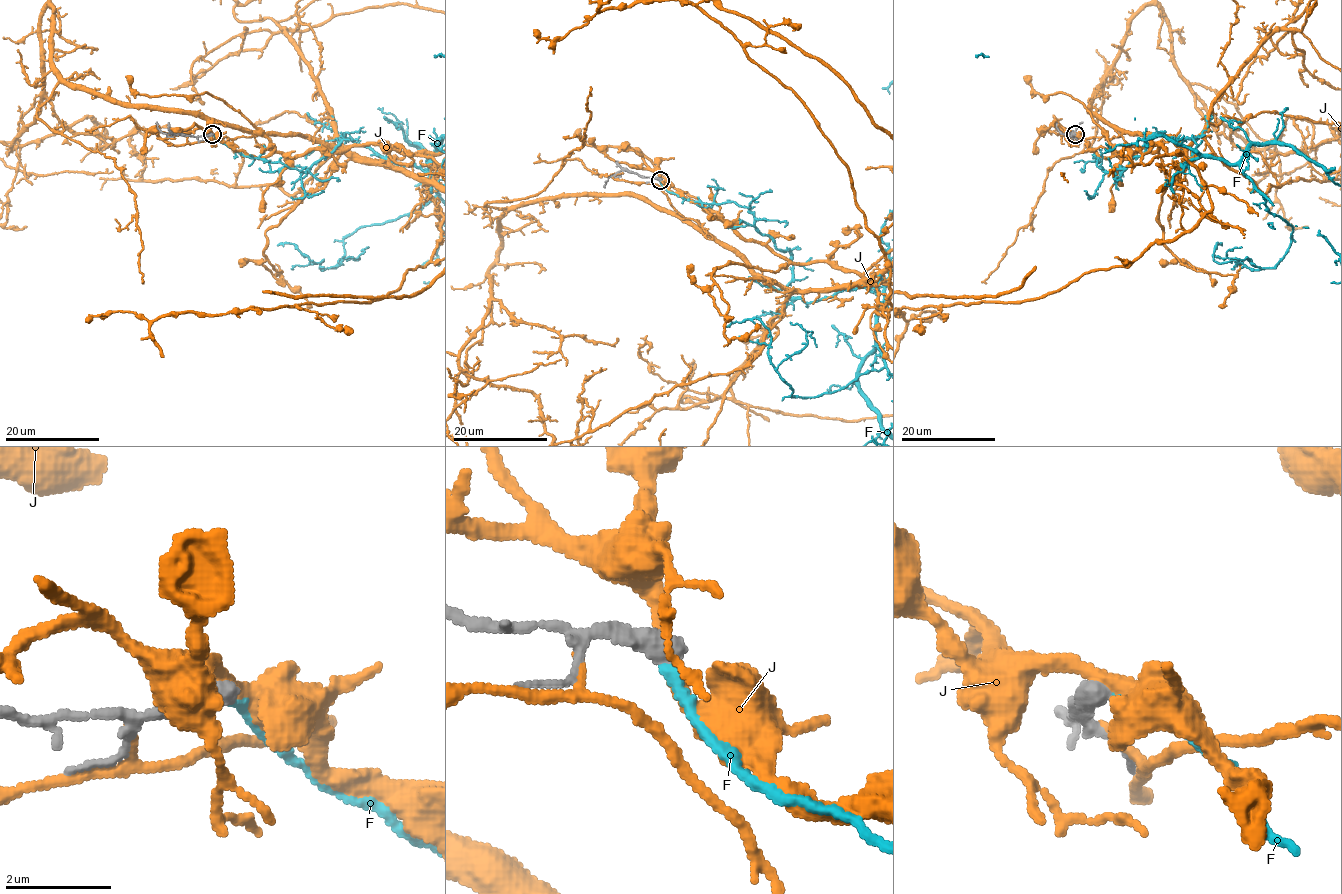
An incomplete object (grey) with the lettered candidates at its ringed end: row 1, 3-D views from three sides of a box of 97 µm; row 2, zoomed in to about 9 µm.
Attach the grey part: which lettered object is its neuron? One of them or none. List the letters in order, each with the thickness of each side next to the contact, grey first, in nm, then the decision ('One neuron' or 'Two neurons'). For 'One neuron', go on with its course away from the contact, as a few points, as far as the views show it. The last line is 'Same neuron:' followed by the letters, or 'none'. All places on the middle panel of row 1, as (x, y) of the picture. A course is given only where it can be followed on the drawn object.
F: Thickness 460 nm (grey) against 170 nm. One neuron
J: Thickness 460 nm (grey) against 320 nm. Two neurons
Same neuron: F

